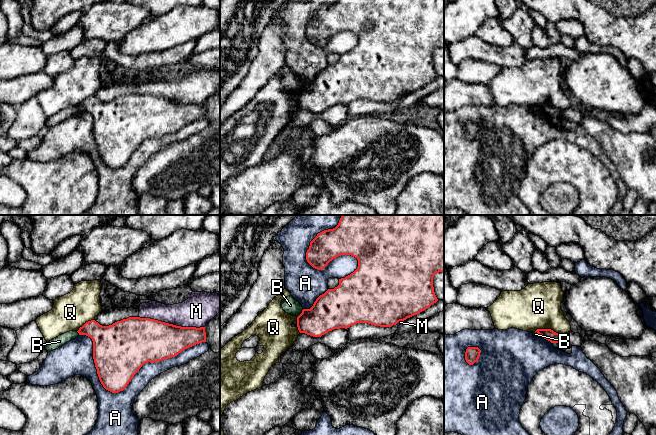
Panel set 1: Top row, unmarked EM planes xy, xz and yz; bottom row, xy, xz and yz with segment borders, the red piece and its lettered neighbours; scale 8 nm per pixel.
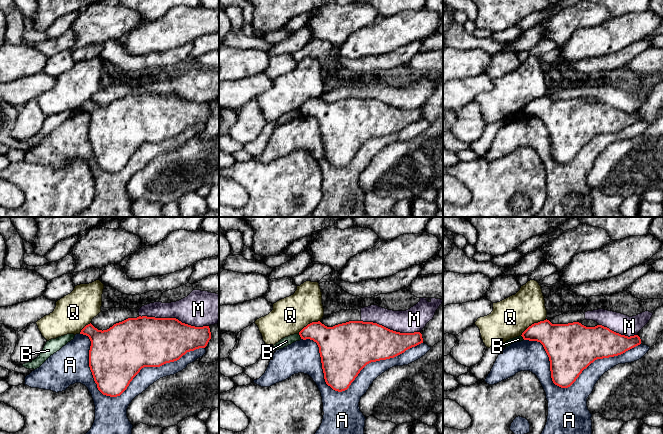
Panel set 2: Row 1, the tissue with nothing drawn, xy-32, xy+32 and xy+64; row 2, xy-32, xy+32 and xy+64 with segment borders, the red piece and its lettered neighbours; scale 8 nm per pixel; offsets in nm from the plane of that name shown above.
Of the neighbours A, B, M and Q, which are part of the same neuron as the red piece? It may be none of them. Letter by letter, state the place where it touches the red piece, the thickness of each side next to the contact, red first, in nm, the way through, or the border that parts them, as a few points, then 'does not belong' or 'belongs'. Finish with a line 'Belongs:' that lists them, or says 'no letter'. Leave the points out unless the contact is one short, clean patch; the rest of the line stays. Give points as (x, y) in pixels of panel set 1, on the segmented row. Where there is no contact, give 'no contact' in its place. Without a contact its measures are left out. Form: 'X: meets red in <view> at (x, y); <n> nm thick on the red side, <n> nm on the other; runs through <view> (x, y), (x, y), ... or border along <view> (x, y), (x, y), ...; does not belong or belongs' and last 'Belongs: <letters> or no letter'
A: meets red in xy at (126, 385); 400 nm thick on the red side, 280 nm on the other; does not belong
B: meets red in xz at (301, 313); 300 nm thick on the red side, 140 nm on the other; border along xz (303, 309), (297, 317); does not belong
M: meets red in xy at (171, 324); 360 nm thick on the red side, 240 nm on the other; does not belong
Q: meets red in yz at (548, 329); 90 nm thick on the red side, 360 nm on the other; border along yz (534, 331), (537, 329), (552, 329), (561, 335); does not belong
Belongs: no letter

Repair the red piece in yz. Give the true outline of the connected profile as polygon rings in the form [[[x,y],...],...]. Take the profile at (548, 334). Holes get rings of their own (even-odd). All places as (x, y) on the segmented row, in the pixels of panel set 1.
[[[537,329],[535,332],[551,343],[559,343],[562,341],[562,335],[554,332],[551,329]]]

